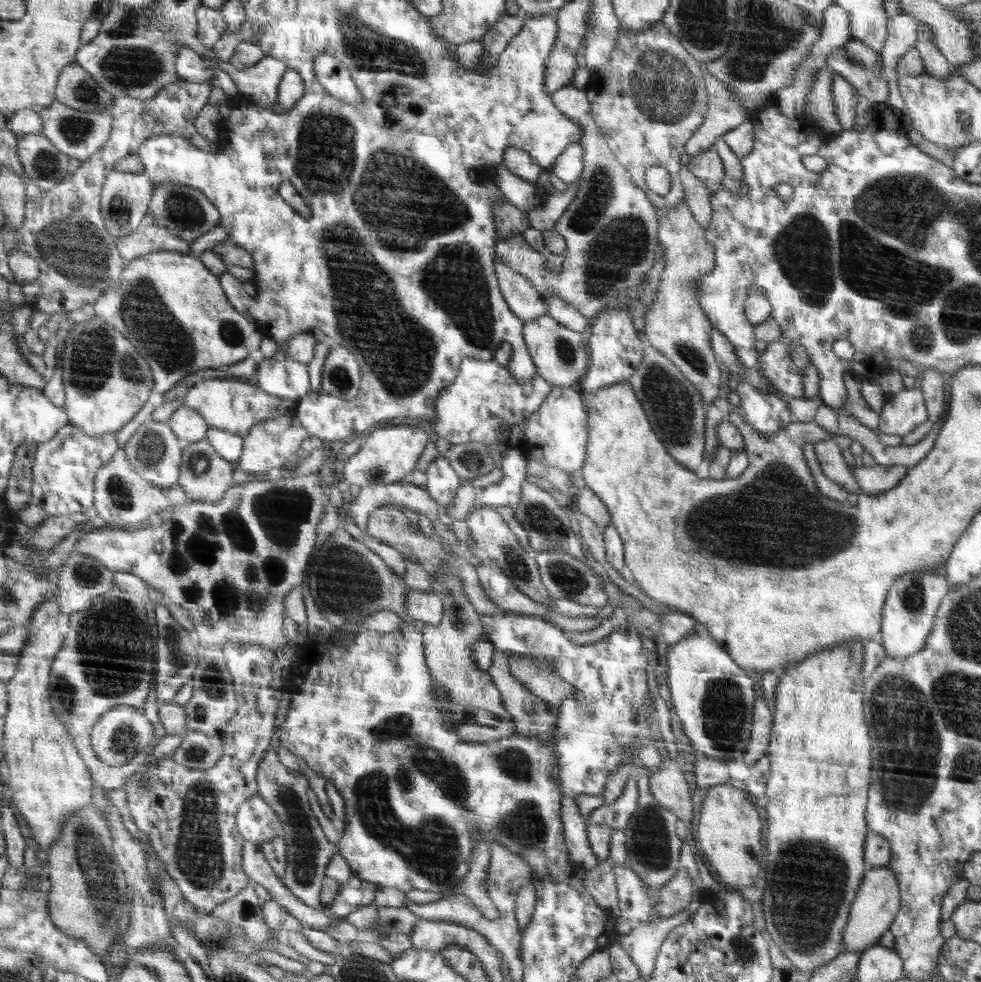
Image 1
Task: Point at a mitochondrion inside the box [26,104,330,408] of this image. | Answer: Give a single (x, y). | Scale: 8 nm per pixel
(144, 312)

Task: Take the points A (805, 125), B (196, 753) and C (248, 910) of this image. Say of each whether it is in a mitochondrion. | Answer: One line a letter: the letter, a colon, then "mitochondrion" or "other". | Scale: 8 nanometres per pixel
A: other
B: mitochondrion
C: other

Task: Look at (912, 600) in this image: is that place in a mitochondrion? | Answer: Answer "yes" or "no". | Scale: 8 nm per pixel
yes

